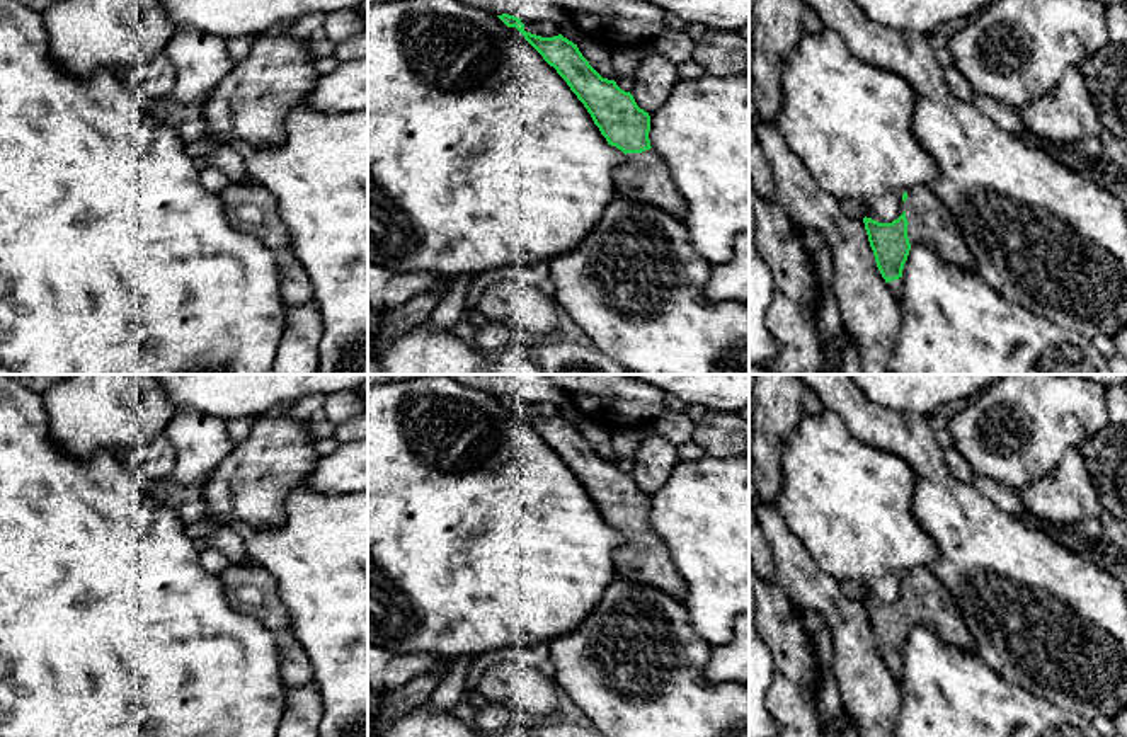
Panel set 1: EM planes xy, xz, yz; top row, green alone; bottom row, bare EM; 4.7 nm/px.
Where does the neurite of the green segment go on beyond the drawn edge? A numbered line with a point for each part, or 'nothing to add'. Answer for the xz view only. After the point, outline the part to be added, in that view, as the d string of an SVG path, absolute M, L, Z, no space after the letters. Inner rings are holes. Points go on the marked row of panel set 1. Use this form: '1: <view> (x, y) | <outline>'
1: xz (644, 177) | M652 148L626 153L626 162L616 170L616 192L655 206L679 221L686 218L686 203L669 177L667 163Z

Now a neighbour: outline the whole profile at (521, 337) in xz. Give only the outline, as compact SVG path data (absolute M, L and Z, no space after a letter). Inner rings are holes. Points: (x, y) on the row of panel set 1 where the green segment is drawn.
M516 330L494 366L494 374L628 374L591 340Z

